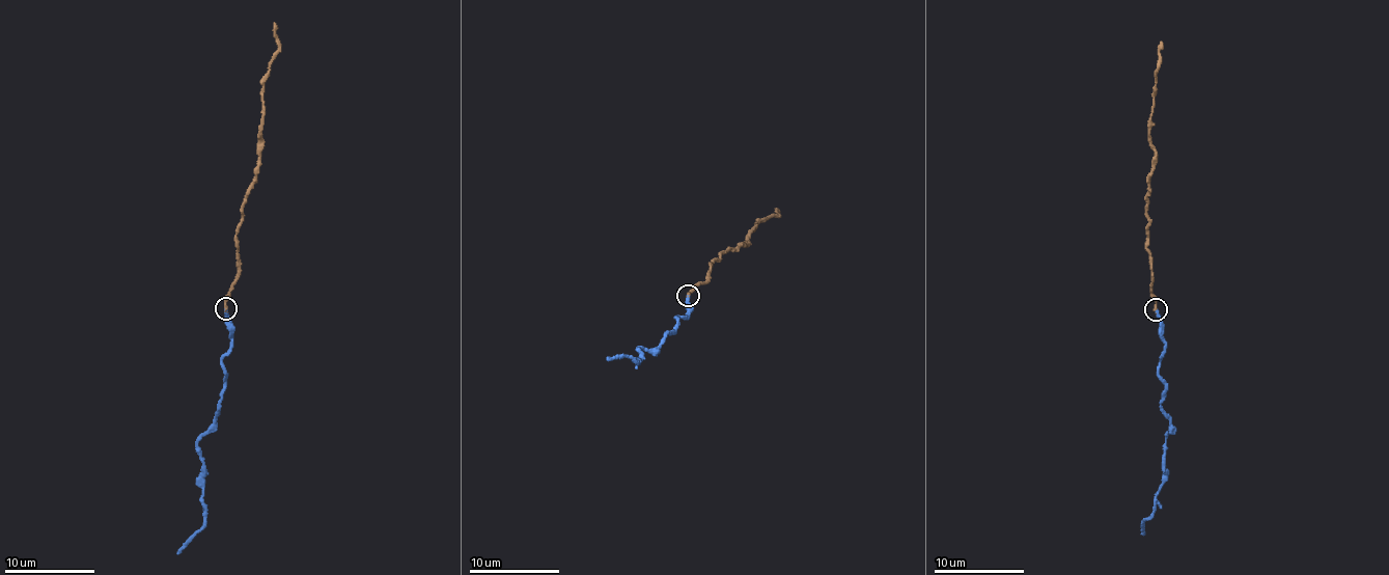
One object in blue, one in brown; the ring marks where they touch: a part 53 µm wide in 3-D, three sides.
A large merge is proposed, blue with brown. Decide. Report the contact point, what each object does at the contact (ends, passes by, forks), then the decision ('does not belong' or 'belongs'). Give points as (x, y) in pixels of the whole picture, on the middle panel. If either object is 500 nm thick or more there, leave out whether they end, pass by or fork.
at (688, 295); blue ends there; brown ends there; belongs

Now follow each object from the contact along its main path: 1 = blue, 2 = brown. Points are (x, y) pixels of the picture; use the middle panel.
1: (689, 295), (687, 319), (676, 317), (673, 333), (658, 349), (639, 348), (636, 363), (621, 356), (606, 360)
2: (689, 295), (707, 279), (713, 259), (729, 246), (746, 243), (758, 218), (773, 214), (778, 217), (777, 211)

